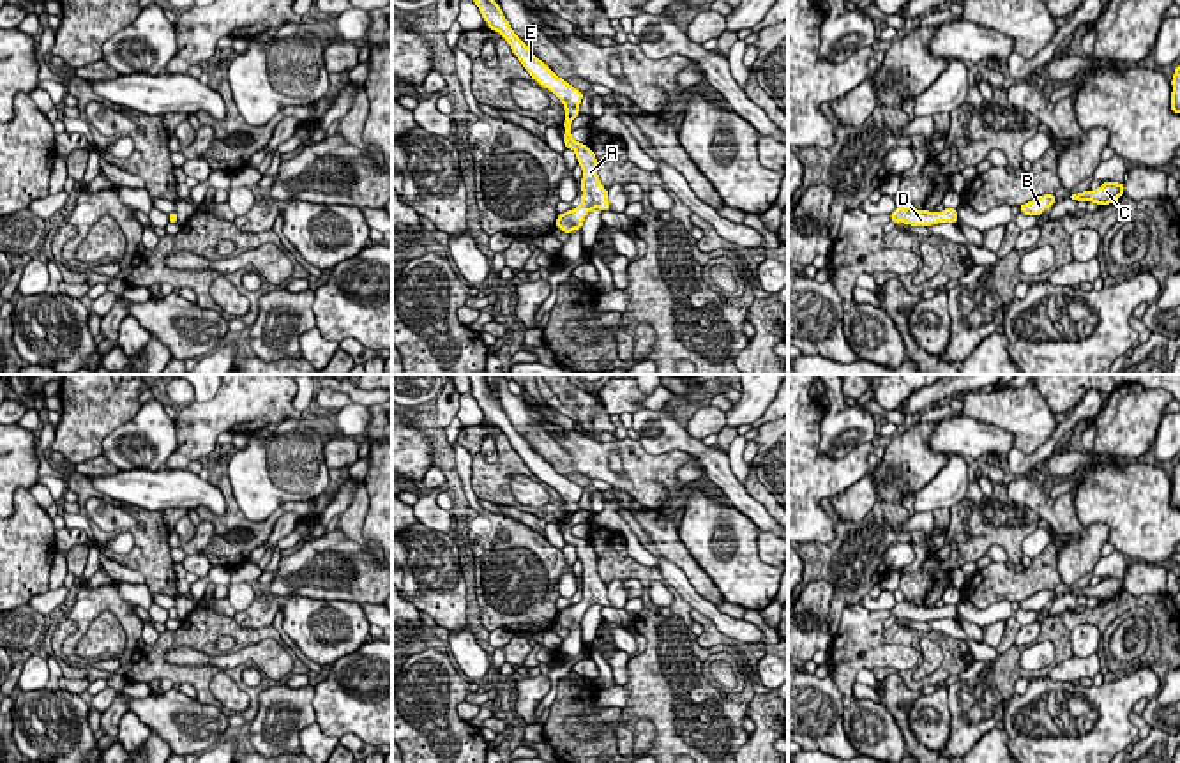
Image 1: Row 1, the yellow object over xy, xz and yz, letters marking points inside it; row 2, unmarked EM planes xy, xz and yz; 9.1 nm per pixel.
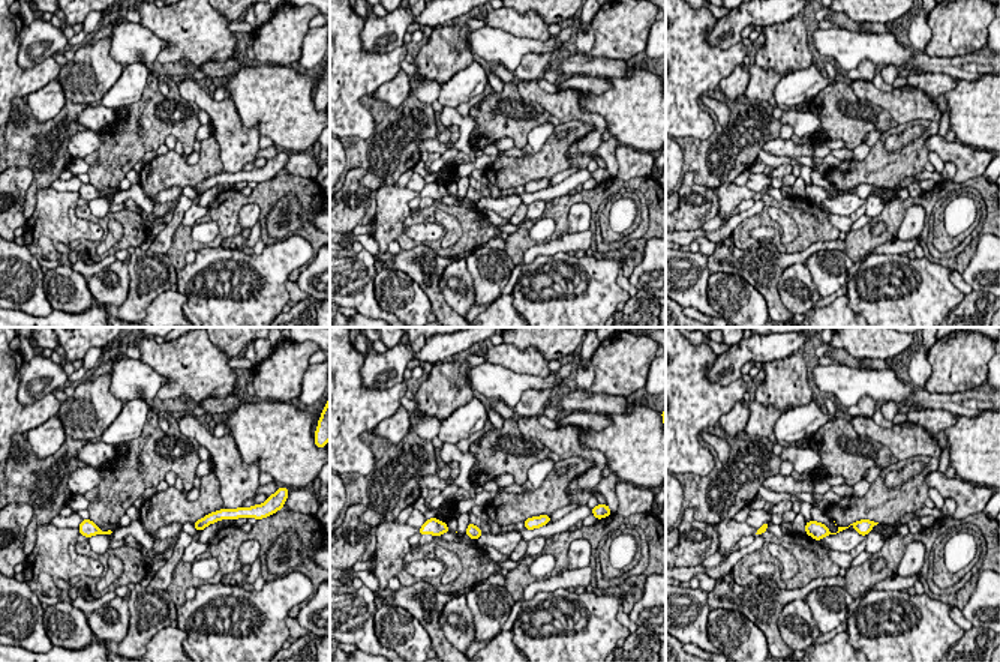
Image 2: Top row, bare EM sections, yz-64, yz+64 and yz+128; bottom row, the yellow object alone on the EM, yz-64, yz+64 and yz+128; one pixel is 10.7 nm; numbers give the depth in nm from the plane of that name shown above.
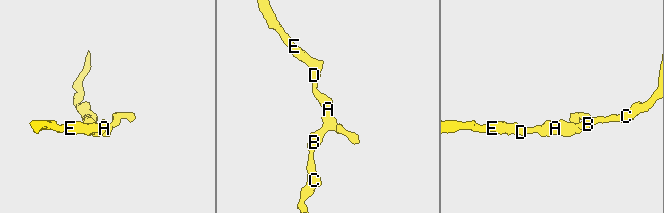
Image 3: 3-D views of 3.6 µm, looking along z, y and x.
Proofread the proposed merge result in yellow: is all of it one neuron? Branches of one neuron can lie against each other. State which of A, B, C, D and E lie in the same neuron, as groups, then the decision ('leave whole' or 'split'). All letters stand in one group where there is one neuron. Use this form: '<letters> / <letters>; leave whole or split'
A B C D E; leave whole

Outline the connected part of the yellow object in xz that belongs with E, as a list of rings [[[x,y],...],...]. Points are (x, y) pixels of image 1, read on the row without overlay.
[[[468,374],[470,378],[470,392],[477,399],[484,417],[491,426],[496,426],[511,442],[512,449],[519,454],[525,465],[530,468],[532,475],[535,475],[544,484],[551,486],[565,503],[565,530],[564,539],[567,544],[576,548],[578,560],[583,563],[583,595],[581,601],[564,608],[556,615],[556,623],[569,629],[572,625],[581,625],[581,620],[586,609],[594,604],[611,606],[608,599],[608,586],[602,583],[597,572],[597,555],[595,549],[588,544],[588,540],[578,539],[571,532],[571,517],[579,510],[578,503],[583,495],[583,487],[571,482],[567,477],[560,475],[544,457],[541,457],[526,440],[512,427],[505,412],[500,406],[500,401],[493,397],[484,374]]]

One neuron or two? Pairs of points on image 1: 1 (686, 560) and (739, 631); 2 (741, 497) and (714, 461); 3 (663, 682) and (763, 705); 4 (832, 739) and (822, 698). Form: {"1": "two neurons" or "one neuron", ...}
{"1": "two neurons", "2": "one neuron", "3": "two neurons", "4": "one neuron"}

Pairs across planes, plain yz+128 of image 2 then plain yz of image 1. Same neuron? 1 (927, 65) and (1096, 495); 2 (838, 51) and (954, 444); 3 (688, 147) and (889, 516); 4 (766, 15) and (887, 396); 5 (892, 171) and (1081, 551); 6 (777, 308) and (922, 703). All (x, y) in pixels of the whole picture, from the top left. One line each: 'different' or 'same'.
1: different
2: same
3: same
4: different
5: different
6: different

